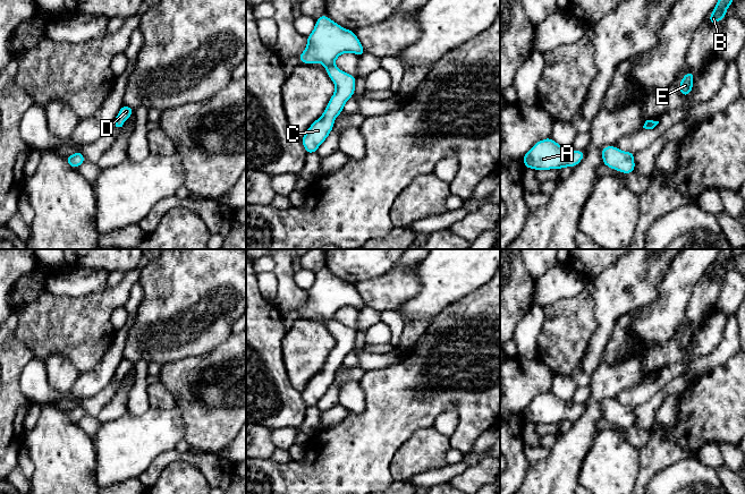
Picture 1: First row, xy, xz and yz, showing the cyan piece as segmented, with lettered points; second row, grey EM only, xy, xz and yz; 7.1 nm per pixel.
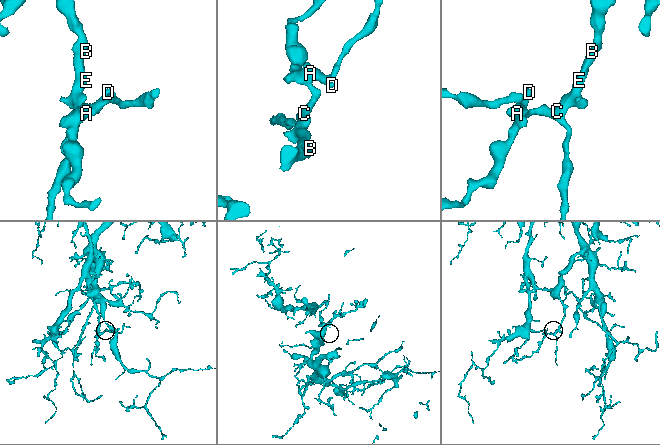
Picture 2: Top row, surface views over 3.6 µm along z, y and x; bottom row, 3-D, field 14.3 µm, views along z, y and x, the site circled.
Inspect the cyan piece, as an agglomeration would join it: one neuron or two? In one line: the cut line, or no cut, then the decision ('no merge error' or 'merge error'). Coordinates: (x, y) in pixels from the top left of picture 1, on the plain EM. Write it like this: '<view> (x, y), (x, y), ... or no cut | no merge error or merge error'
no cut | no merge error

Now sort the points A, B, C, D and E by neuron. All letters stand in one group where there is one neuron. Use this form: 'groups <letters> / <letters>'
groups A B C D E

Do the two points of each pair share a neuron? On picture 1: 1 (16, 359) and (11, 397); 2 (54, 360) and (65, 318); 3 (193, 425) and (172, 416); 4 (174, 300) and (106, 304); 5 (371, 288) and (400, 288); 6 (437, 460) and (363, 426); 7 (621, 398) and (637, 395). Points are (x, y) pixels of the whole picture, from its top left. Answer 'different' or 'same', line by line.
1: same
2: different
3: different
4: different
5: same
6: different
7: same

